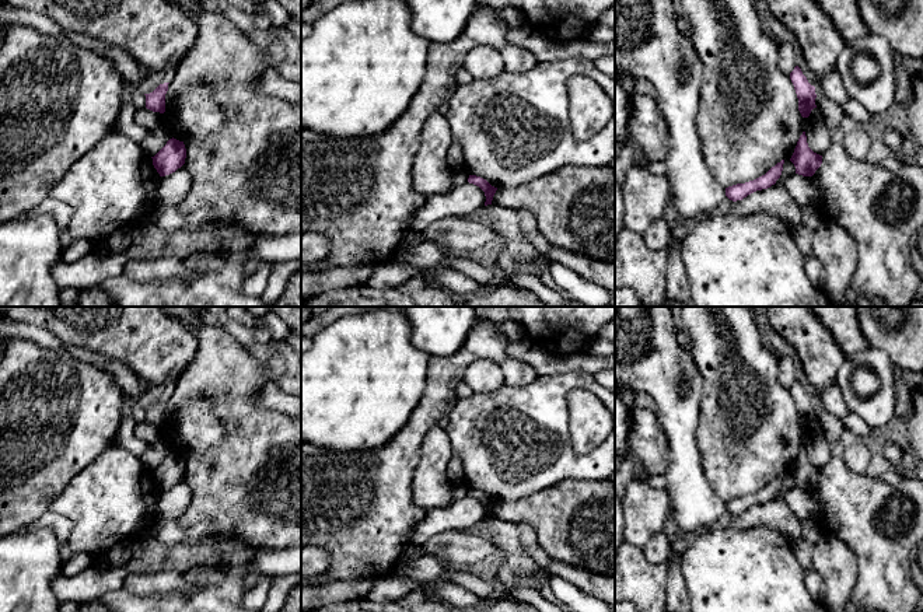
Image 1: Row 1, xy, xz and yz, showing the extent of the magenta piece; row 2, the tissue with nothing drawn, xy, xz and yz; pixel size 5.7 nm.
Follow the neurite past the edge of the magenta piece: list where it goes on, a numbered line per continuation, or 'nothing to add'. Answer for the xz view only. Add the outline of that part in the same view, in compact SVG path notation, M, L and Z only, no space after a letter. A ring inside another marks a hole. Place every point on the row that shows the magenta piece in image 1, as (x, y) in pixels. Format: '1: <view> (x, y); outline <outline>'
nothing to add

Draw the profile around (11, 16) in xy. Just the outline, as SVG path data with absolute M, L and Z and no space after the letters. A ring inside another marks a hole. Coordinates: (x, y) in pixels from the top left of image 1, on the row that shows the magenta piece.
M0 4L0 21L10 25L27 25L45 35L66 38L67 29L41 13Z

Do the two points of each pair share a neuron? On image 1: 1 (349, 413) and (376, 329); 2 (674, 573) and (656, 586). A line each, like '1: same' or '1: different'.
1: same
2: different

